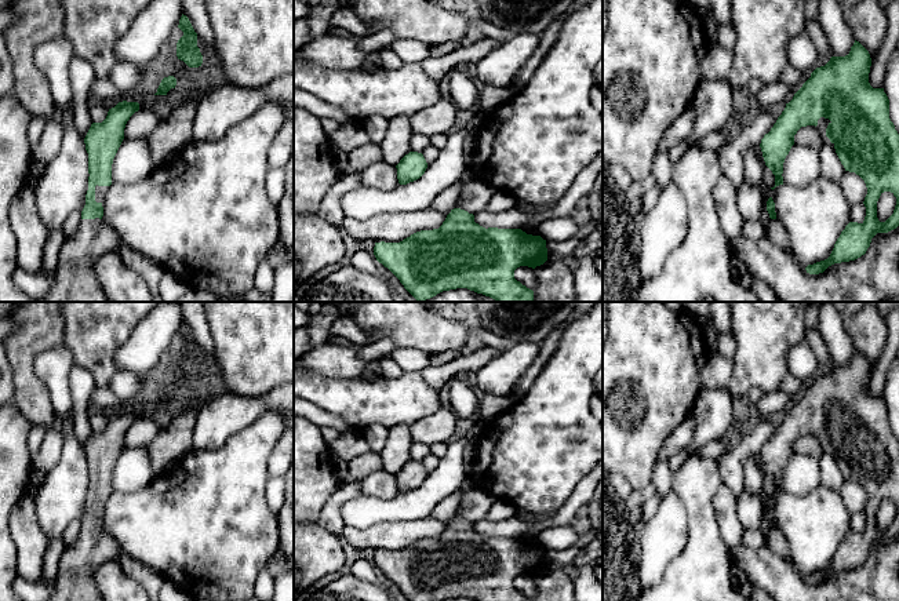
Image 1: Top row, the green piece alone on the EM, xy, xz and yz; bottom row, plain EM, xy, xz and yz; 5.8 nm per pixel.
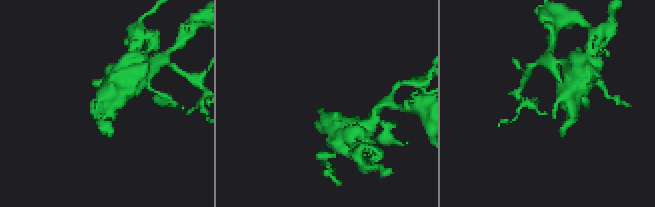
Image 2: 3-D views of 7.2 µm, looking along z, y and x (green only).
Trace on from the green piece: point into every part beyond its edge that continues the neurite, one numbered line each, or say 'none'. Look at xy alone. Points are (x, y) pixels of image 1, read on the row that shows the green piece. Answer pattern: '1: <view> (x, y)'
1: xy (99, 190)

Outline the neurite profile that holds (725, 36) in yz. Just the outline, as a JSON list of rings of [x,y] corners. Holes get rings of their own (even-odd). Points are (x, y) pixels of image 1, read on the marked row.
[[[718,25],[716,32],[716,47],[732,51],[736,41],[736,33],[731,25]]]

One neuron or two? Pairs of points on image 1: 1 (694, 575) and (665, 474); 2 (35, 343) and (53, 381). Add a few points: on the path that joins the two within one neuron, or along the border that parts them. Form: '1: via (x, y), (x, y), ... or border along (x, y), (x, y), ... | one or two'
1: border along (673, 473), (670, 487) | two
2: border along (62, 343), (35, 359), (44, 385) | two

